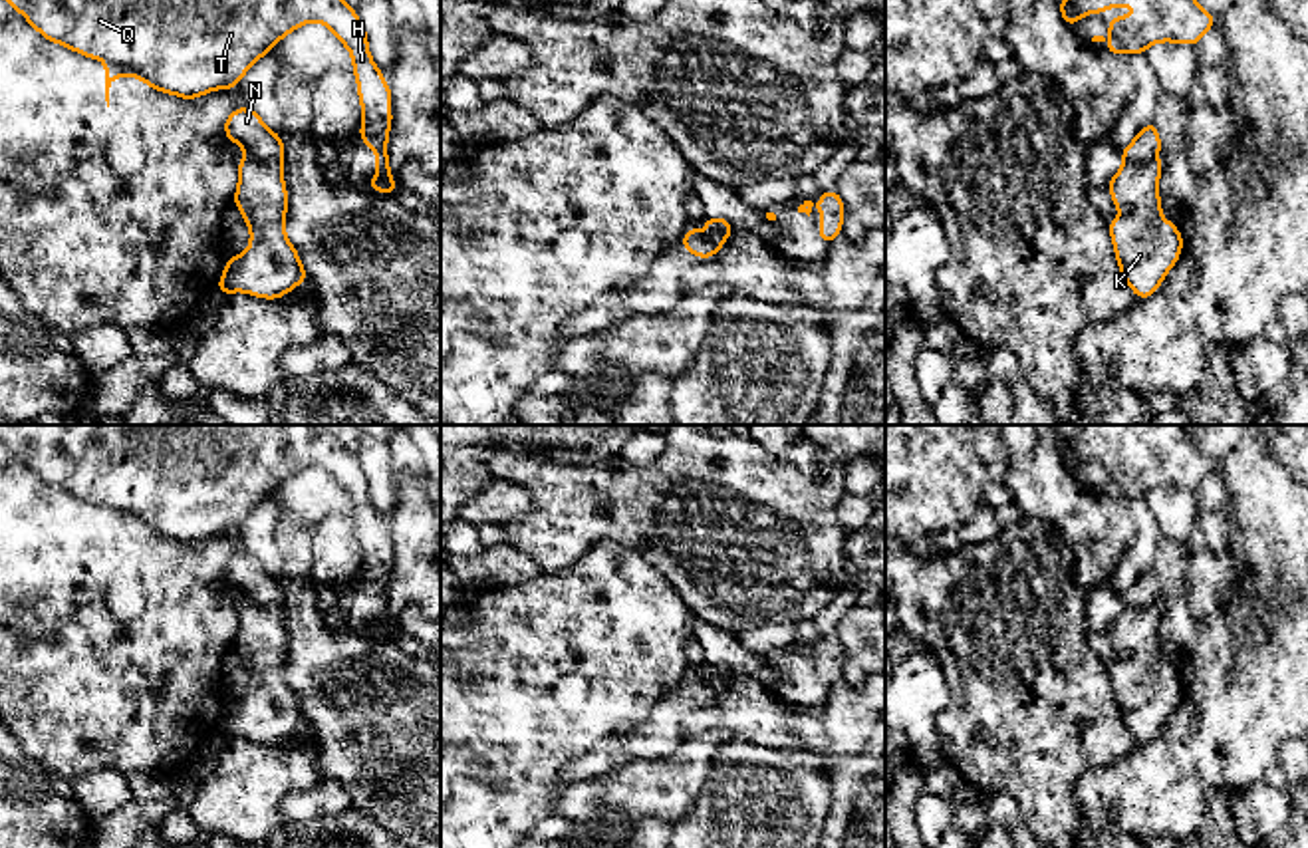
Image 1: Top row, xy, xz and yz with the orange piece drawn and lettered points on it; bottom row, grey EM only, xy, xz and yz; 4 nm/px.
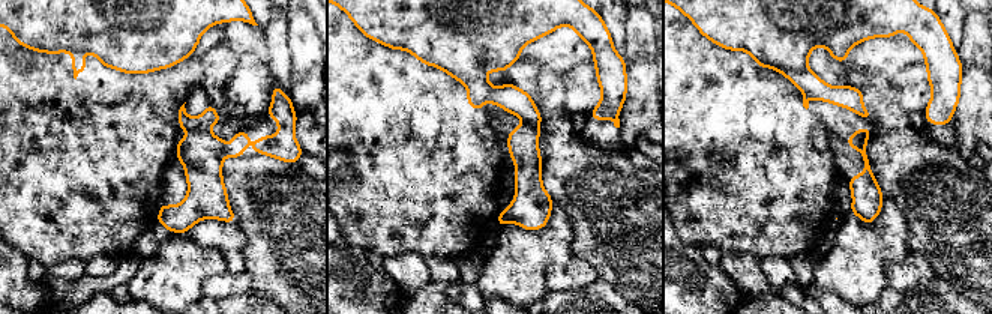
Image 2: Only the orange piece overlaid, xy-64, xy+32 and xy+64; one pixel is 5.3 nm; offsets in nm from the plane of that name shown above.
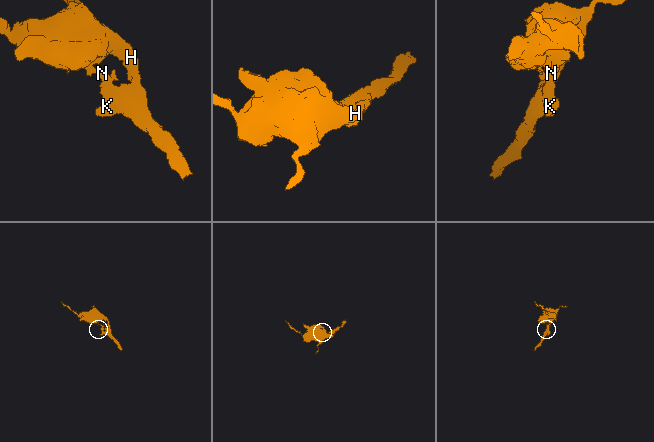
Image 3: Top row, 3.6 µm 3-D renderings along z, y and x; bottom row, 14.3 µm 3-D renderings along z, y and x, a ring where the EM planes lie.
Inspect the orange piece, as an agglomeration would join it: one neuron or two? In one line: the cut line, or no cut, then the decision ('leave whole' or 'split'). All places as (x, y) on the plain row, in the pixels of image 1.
cut xy (249, 598), (280, 606); split

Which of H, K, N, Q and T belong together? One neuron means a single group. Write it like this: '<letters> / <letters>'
H K Q T / N

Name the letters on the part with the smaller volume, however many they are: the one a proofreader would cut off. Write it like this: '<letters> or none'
N

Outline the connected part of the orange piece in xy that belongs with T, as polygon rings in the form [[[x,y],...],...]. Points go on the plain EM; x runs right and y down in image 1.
[[[0,425],[0,443],[46,485],[105,506],[107,552],[111,526],[119,520],[139,522],[183,544],[236,532],[276,487],[308,467],[320,467],[351,498],[363,560],[359,582],[375,594],[379,614],[367,632],[389,639],[397,636],[387,602],[393,568],[389,528],[371,504],[359,461],[324,425]]]

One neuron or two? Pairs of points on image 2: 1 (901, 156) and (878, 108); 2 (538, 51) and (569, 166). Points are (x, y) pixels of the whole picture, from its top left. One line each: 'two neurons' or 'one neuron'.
1: one neuron
2: two neurons

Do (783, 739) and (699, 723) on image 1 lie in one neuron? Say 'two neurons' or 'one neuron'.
one neuron

